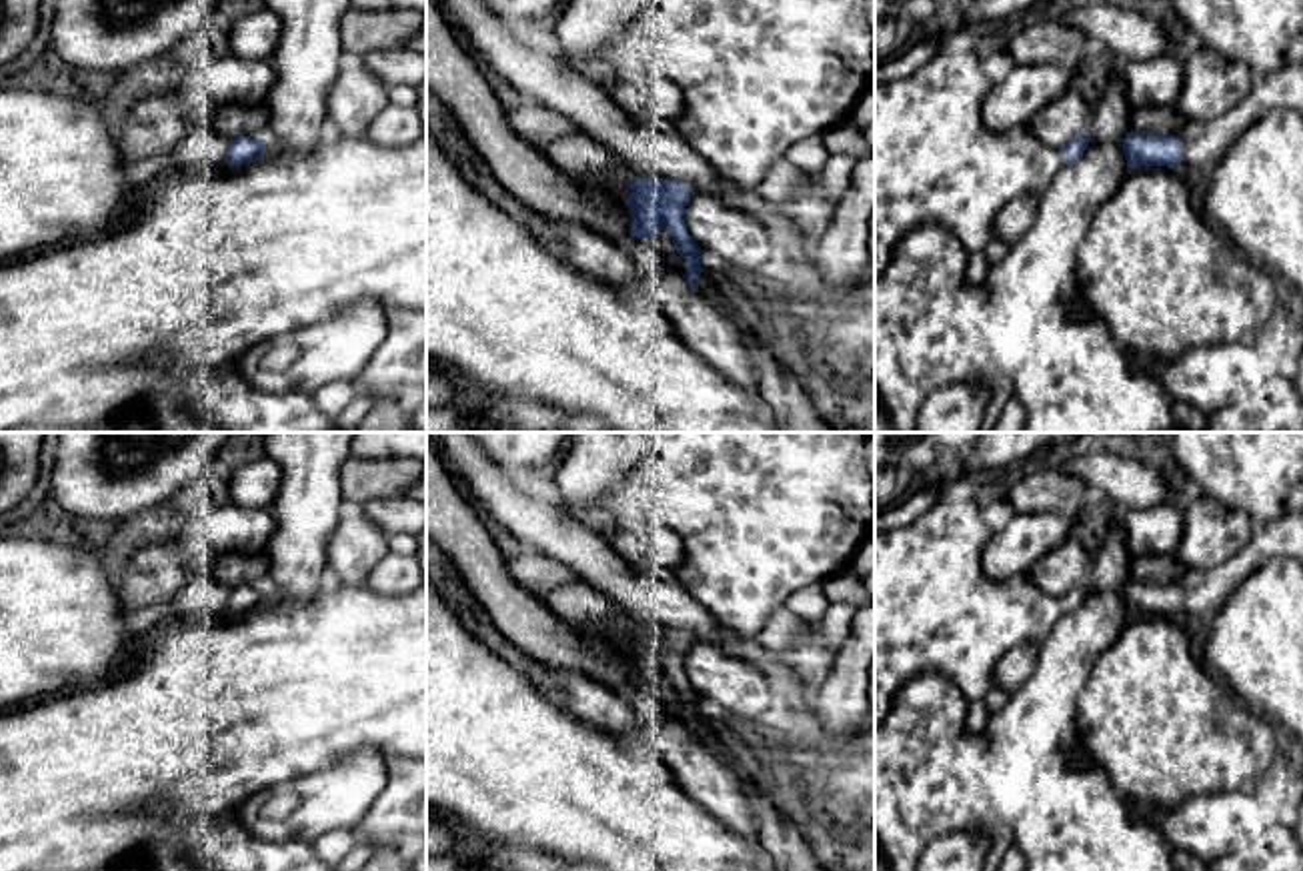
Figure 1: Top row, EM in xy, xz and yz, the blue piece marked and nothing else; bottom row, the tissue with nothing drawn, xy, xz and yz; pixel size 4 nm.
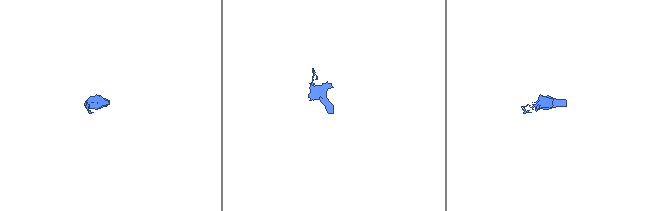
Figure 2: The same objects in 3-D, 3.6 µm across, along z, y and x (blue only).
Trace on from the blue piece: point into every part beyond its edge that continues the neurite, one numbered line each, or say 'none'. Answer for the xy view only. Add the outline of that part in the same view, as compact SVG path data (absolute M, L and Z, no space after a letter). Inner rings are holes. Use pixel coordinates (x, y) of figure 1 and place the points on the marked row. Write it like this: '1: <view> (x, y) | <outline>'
1: xy (203, 149) | M202 124L192 128L174 148L174 164L184 172L228 168L230 138Z

